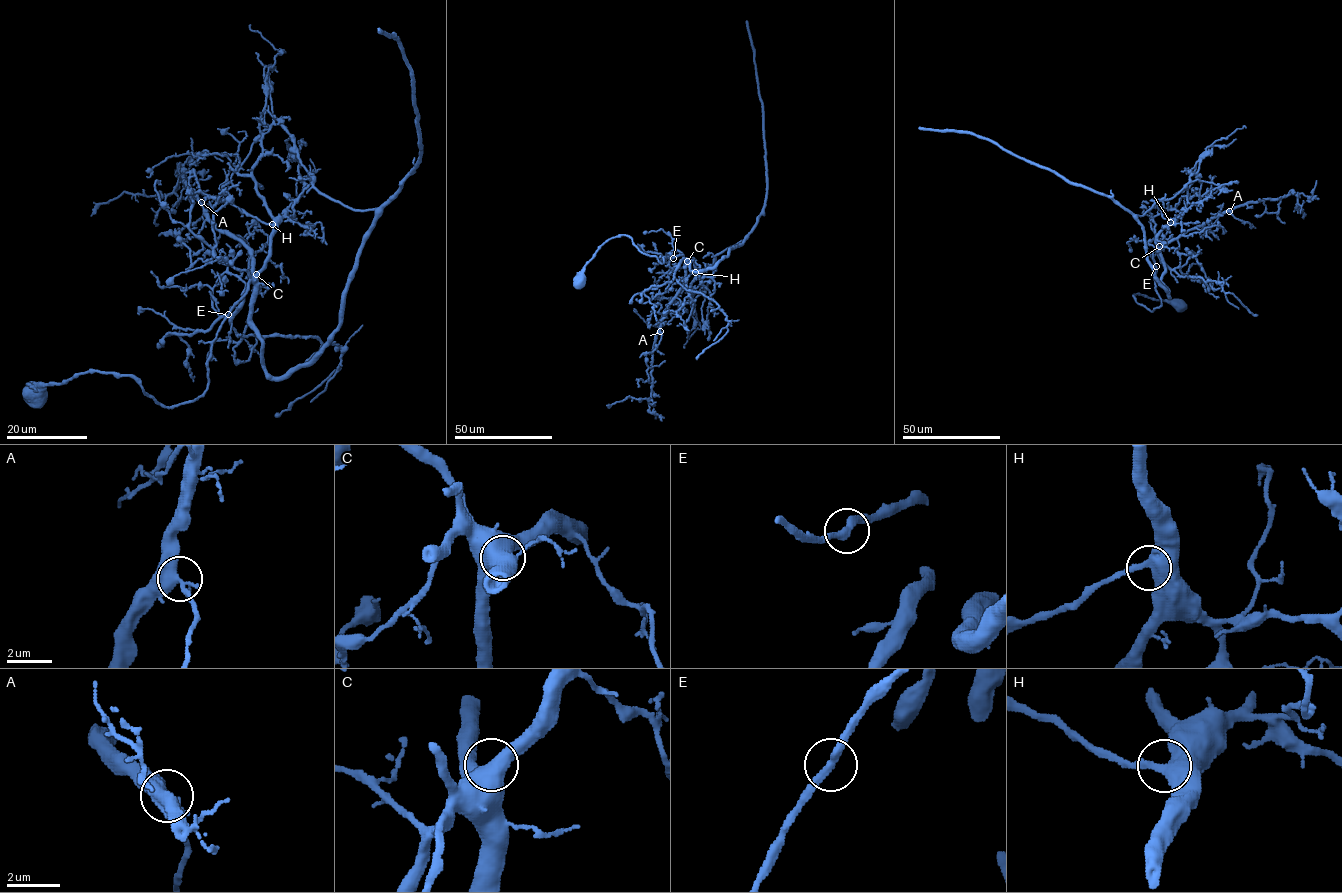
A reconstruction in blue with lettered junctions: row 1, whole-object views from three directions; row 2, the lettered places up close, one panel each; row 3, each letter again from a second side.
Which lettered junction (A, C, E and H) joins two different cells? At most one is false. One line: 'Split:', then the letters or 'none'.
Split: none

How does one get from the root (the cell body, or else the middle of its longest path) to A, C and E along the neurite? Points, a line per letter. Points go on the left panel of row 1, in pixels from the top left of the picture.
A: (36, 395), (95, 371), (132, 377), (168, 407), (204, 392), (211, 341), (246, 293), (252, 254), (201, 202)
C: (36, 395), (47, 385), (98, 371), (132, 377), (168, 407), (197, 399), (208, 382), (211, 341), (256, 274)
E: (36, 395), (47, 385), (98, 371), (132, 377), (165, 406), (191, 402), (206, 389), (211, 341), (229, 314)

